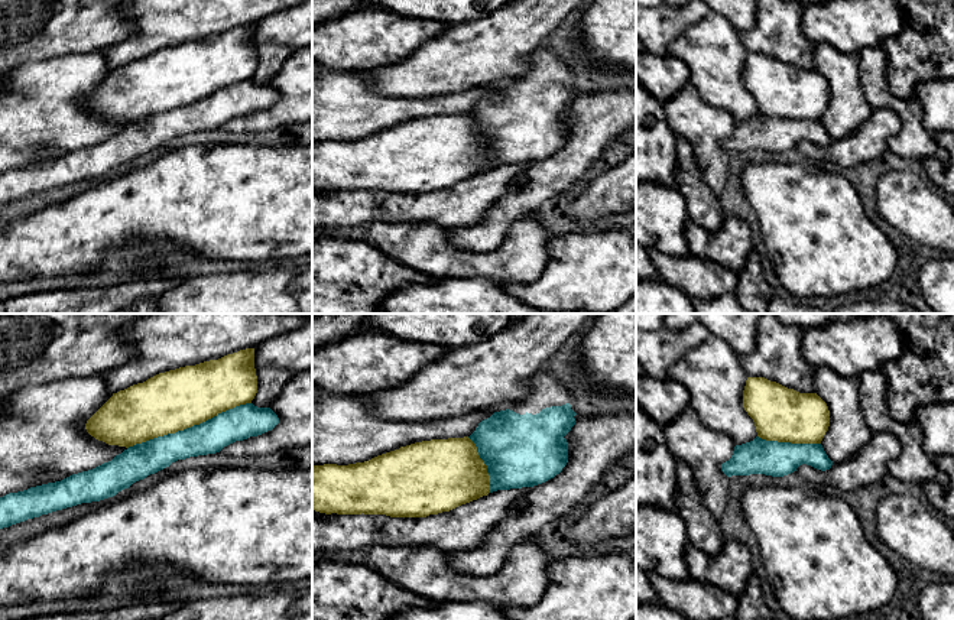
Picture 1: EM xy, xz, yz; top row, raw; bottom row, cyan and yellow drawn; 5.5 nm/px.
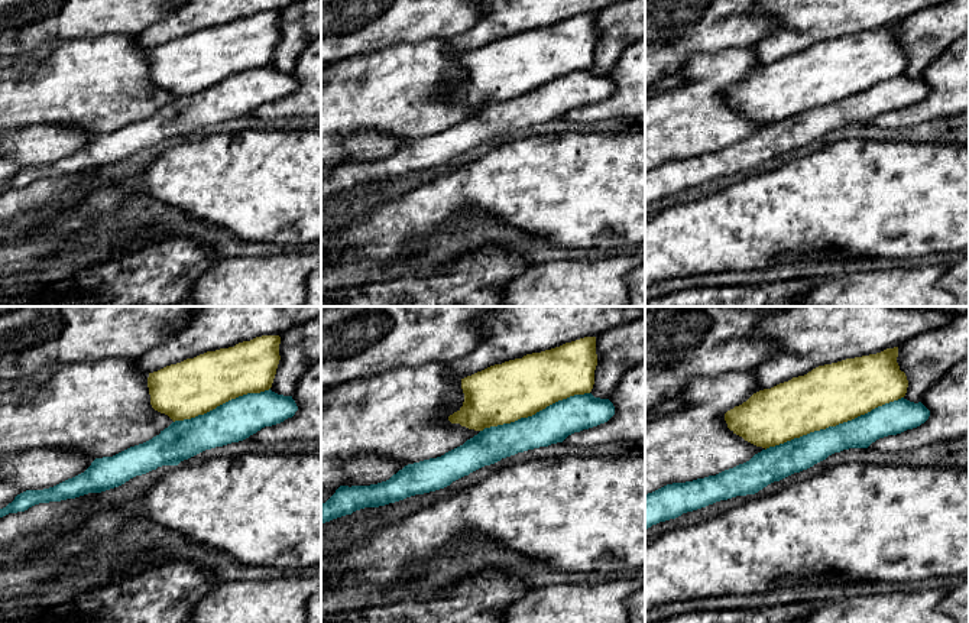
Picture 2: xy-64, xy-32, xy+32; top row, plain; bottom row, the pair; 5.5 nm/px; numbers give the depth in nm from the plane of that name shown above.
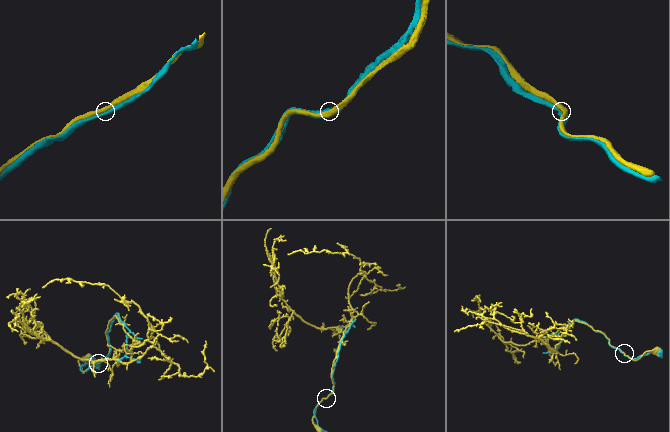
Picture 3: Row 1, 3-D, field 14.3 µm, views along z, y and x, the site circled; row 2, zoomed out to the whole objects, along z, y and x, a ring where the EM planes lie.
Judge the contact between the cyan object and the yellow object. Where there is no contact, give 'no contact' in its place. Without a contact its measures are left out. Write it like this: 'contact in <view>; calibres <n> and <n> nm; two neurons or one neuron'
contact in xy; calibres 190 and 340 nm; two neurons

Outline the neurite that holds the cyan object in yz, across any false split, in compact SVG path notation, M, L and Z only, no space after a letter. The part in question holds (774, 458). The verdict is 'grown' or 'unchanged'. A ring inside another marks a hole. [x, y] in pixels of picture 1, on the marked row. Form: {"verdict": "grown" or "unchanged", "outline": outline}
{"verdict": "unchanged", "outline": "M756 436L750 442L736 445L731 458L721 464L721 471L727 477L750 474L783 477L802 464L825 471L831 468L833 461L821 444L791 444Z"}

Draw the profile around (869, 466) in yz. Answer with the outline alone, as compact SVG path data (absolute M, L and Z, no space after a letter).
M876 432L851 458L835 462L830 470L821 471L802 464L796 473L811 487L828 486L840 493L857 490L883 480L888 465L901 454L898 438L889 432Z

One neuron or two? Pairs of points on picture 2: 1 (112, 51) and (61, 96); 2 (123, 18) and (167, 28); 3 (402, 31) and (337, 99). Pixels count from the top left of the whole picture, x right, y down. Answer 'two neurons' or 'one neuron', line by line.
1: one neuron
2: two neurons
3: two neurons

